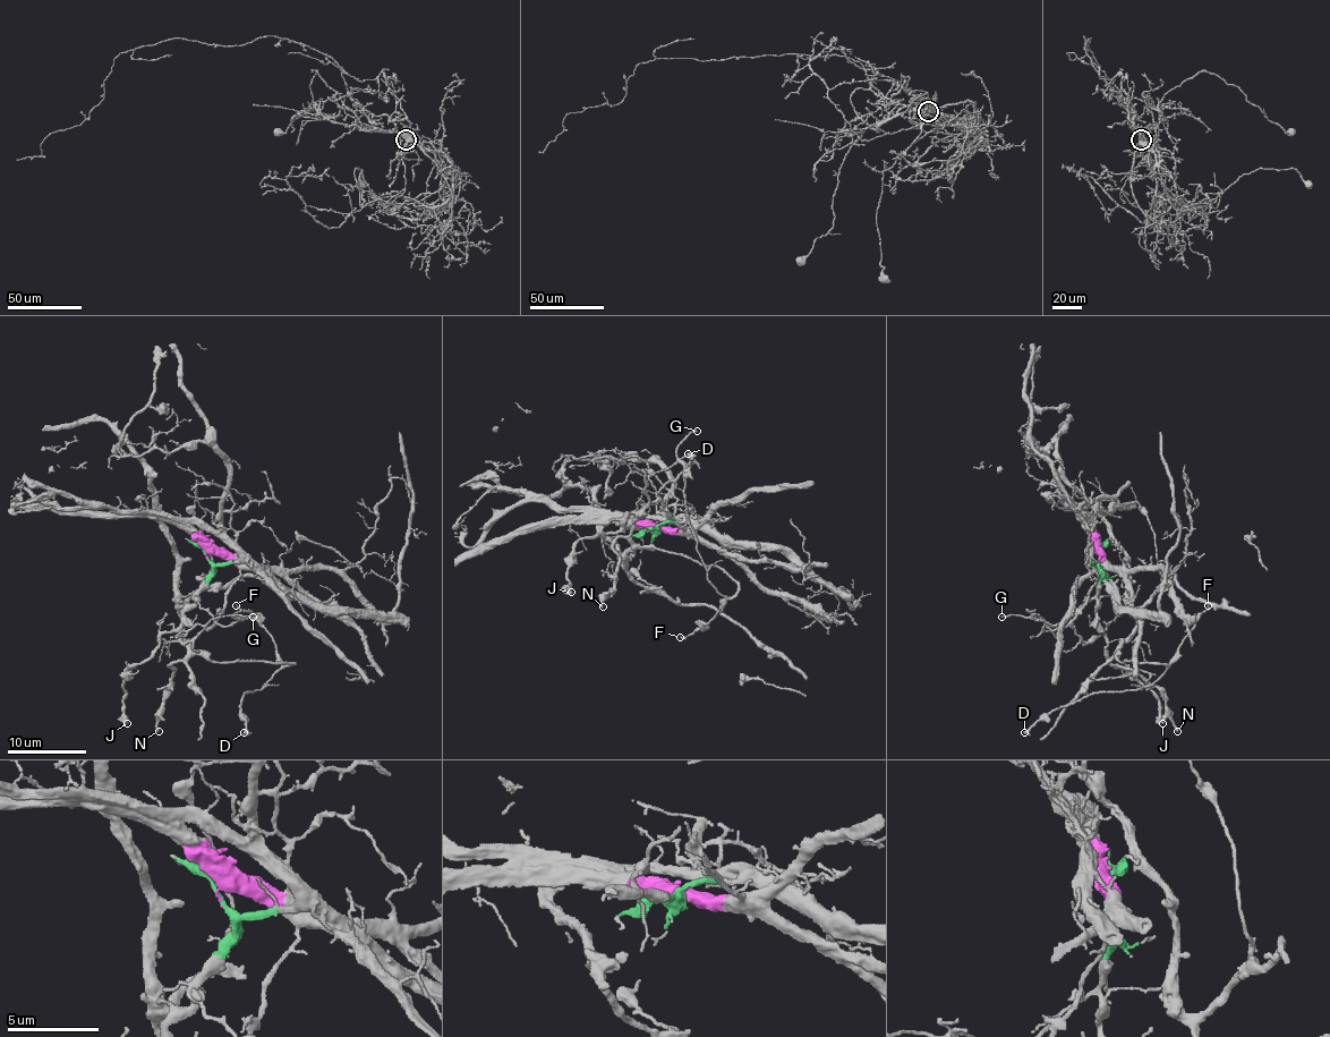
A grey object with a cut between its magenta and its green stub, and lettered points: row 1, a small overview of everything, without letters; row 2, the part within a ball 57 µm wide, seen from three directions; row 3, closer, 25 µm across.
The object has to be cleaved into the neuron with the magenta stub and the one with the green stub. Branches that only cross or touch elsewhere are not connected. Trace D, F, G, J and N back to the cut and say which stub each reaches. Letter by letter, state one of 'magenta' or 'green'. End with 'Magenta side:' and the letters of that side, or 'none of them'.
D: magenta
F: magenta
G: green
J: green
N: magenta
Magenta side: D, F, N

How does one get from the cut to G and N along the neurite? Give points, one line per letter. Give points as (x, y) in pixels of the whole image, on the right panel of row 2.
G: (1101, 557), (1101, 588), (1057, 625), (1051, 626), (1028, 617), (1002, 617)
N: (1099, 557), (1097, 515), (1125, 554), (1128, 606), (1136, 614), (1136, 630), (1109, 662), (1154, 686), (1178, 731)

